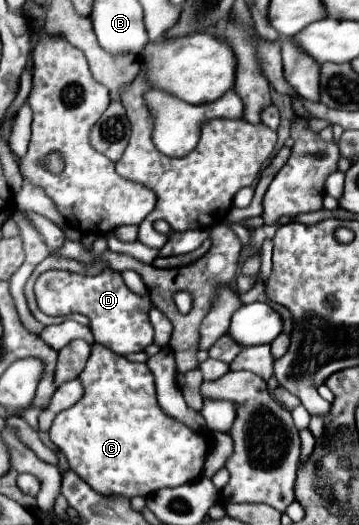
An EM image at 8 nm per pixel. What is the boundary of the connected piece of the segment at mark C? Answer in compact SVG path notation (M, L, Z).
M95 343L93 349L91 349L91 357L89 357L89 361L87 361L83 373L79 375L79 381L81 381L81 385L83 385L83 389L85 389L83 397L79 399L79 403L75 403L73 407L69 407L67 411L63 411L63 413L59 413L59 415L55 417L55 421L53 421L51 429L49 429L49 437L51 437L51 441L65 453L65 457L67 457L67 461L69 461L69 467L71 467L81 479L85 479L95 491L99 491L101 495L125 495L125 497L129 497L129 499L135 497L135 495L143 495L143 497L145 497L145 495L151 495L153 491L159 491L159 489L163 489L163 487L183 485L183 483L187 483L187 481L191 481L191 479L197 479L197 477L201 475L205 457L207 457L207 453L209 453L209 437L203 435L203 433L189 431L189 427L183 427L183 423L175 423L175 419L169 419L169 415L163 415L163 409L161 409L159 403L157 403L153 375L151 375L149 367L147 367L145 363L131 363L131 361L127 361L125 357L113 353L111 349L107 349L107 347Z

